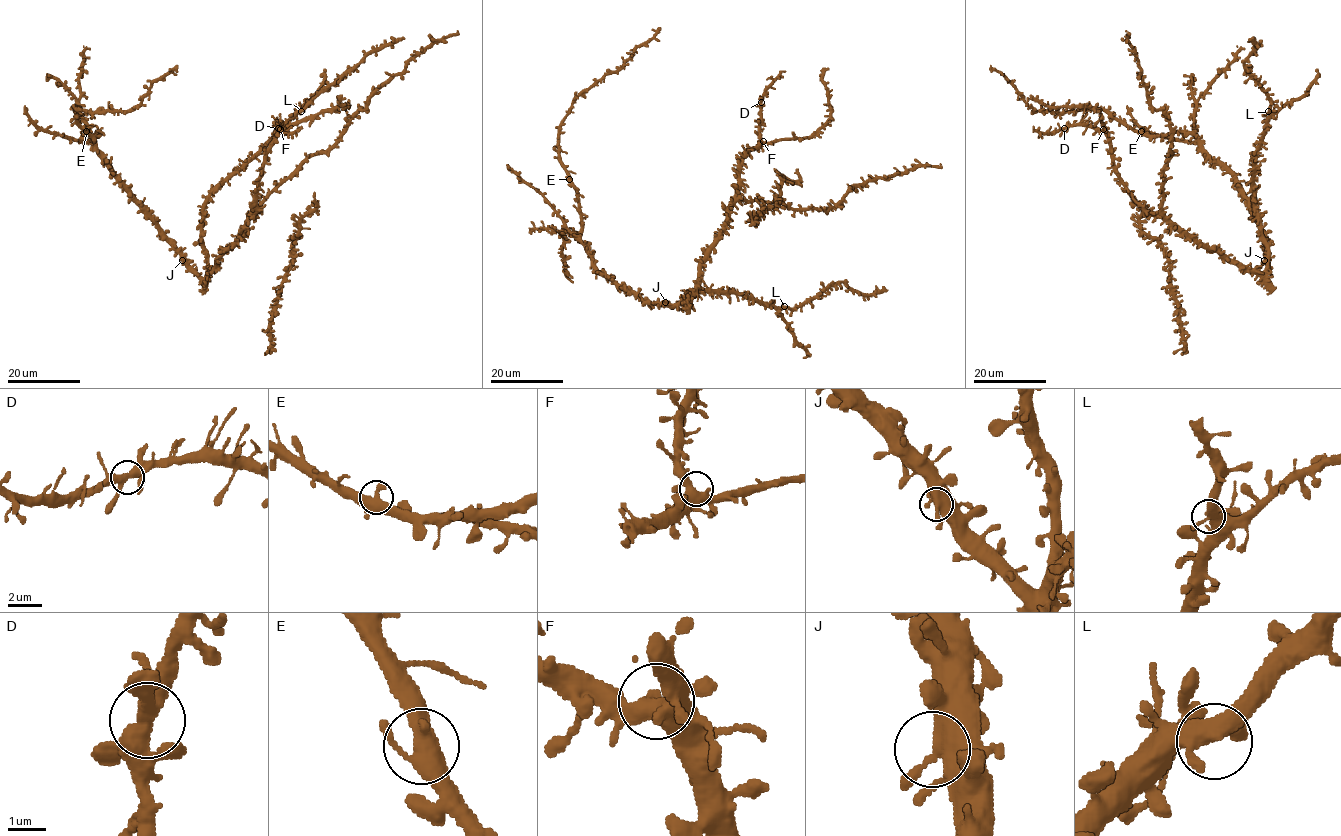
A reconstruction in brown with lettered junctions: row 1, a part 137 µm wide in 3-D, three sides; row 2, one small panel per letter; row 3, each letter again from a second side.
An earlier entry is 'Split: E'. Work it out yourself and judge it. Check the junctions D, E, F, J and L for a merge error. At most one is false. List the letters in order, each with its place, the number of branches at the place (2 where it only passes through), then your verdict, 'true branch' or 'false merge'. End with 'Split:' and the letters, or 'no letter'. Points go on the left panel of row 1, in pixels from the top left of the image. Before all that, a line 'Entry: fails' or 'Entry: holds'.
Entry: fails
D: at (278, 128); 4 branches meet; true branch
E: at (86, 131); 4 branches meet; true branch
F: at (280, 129); 4 branches meet; true branch
J: at (182, 260); 4 branches meet; true branch
L: at (301, 111); 4 branches meet; true branch
Split: no letter

